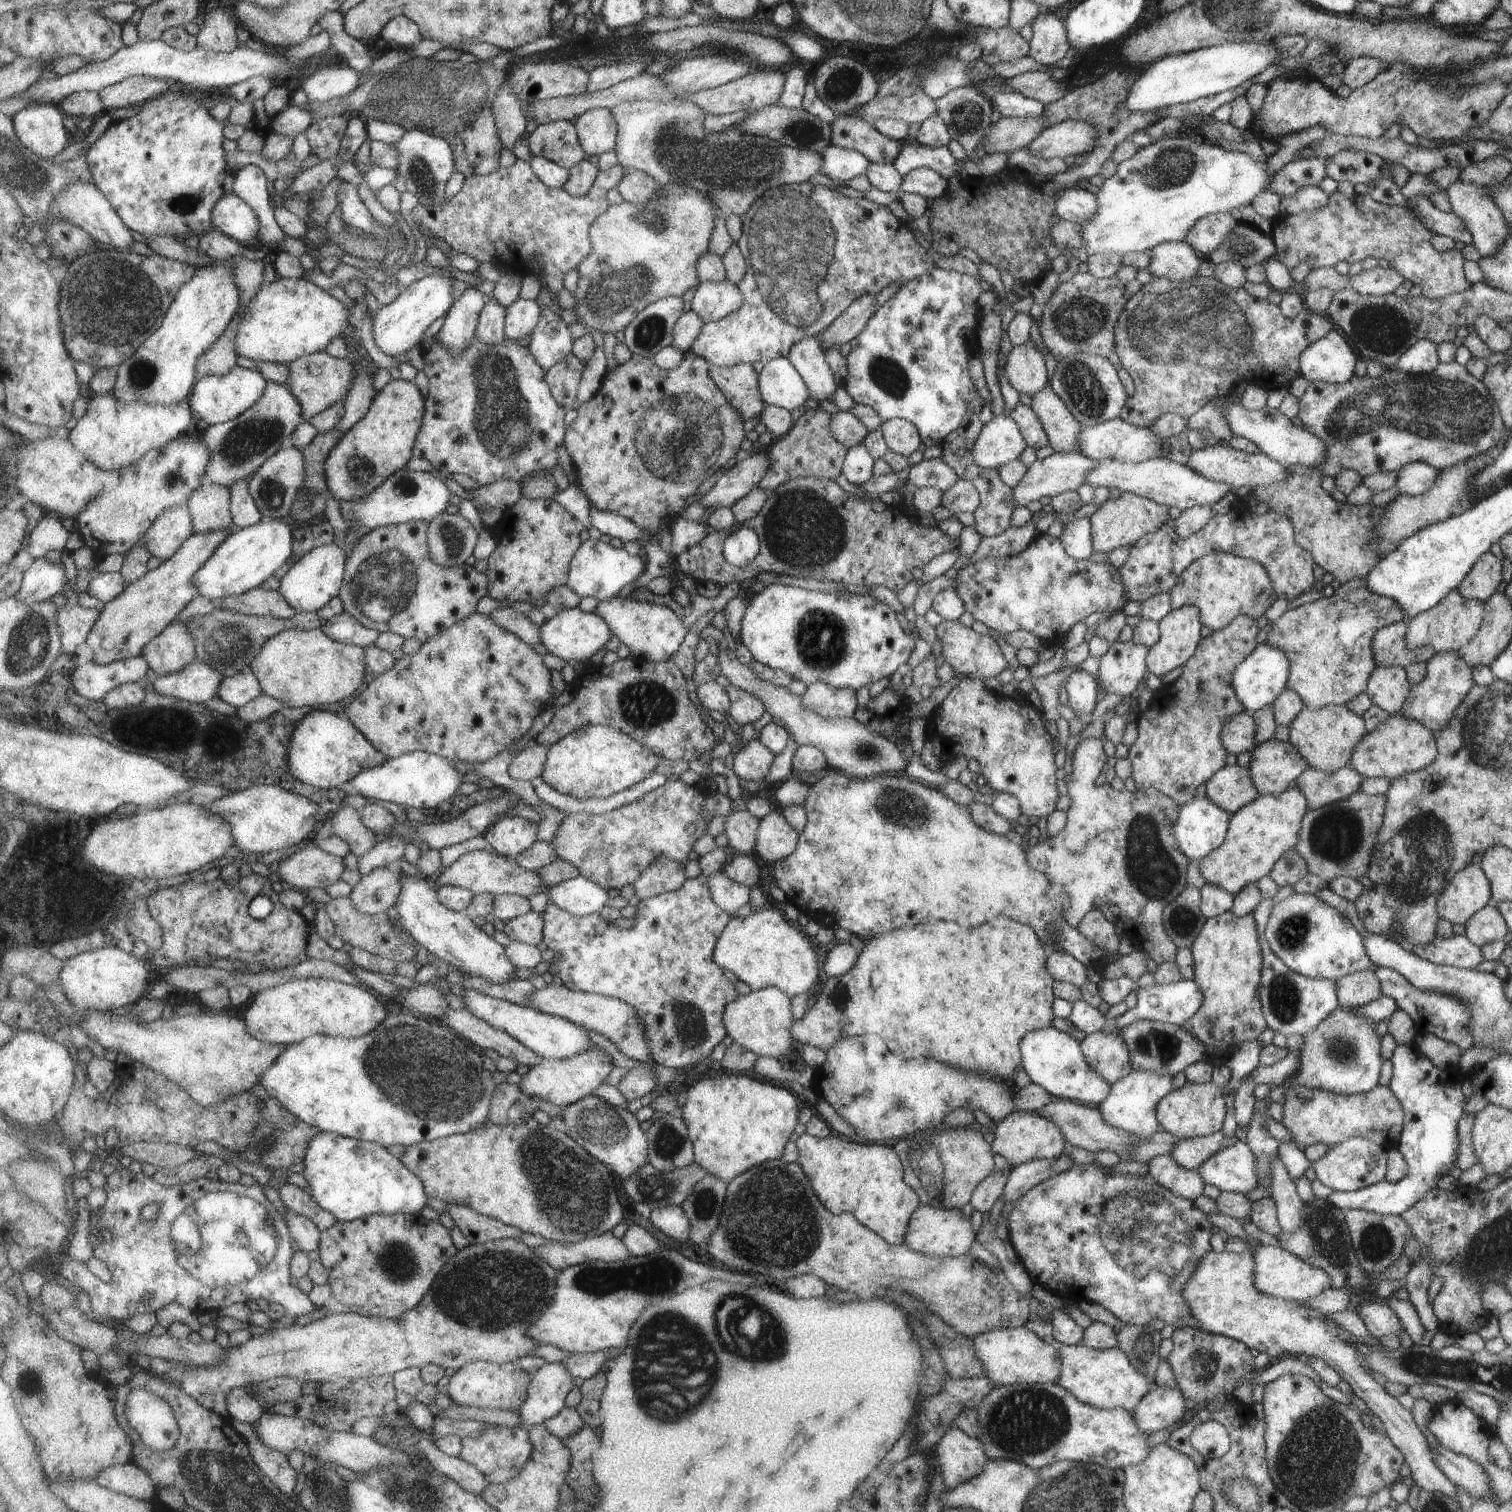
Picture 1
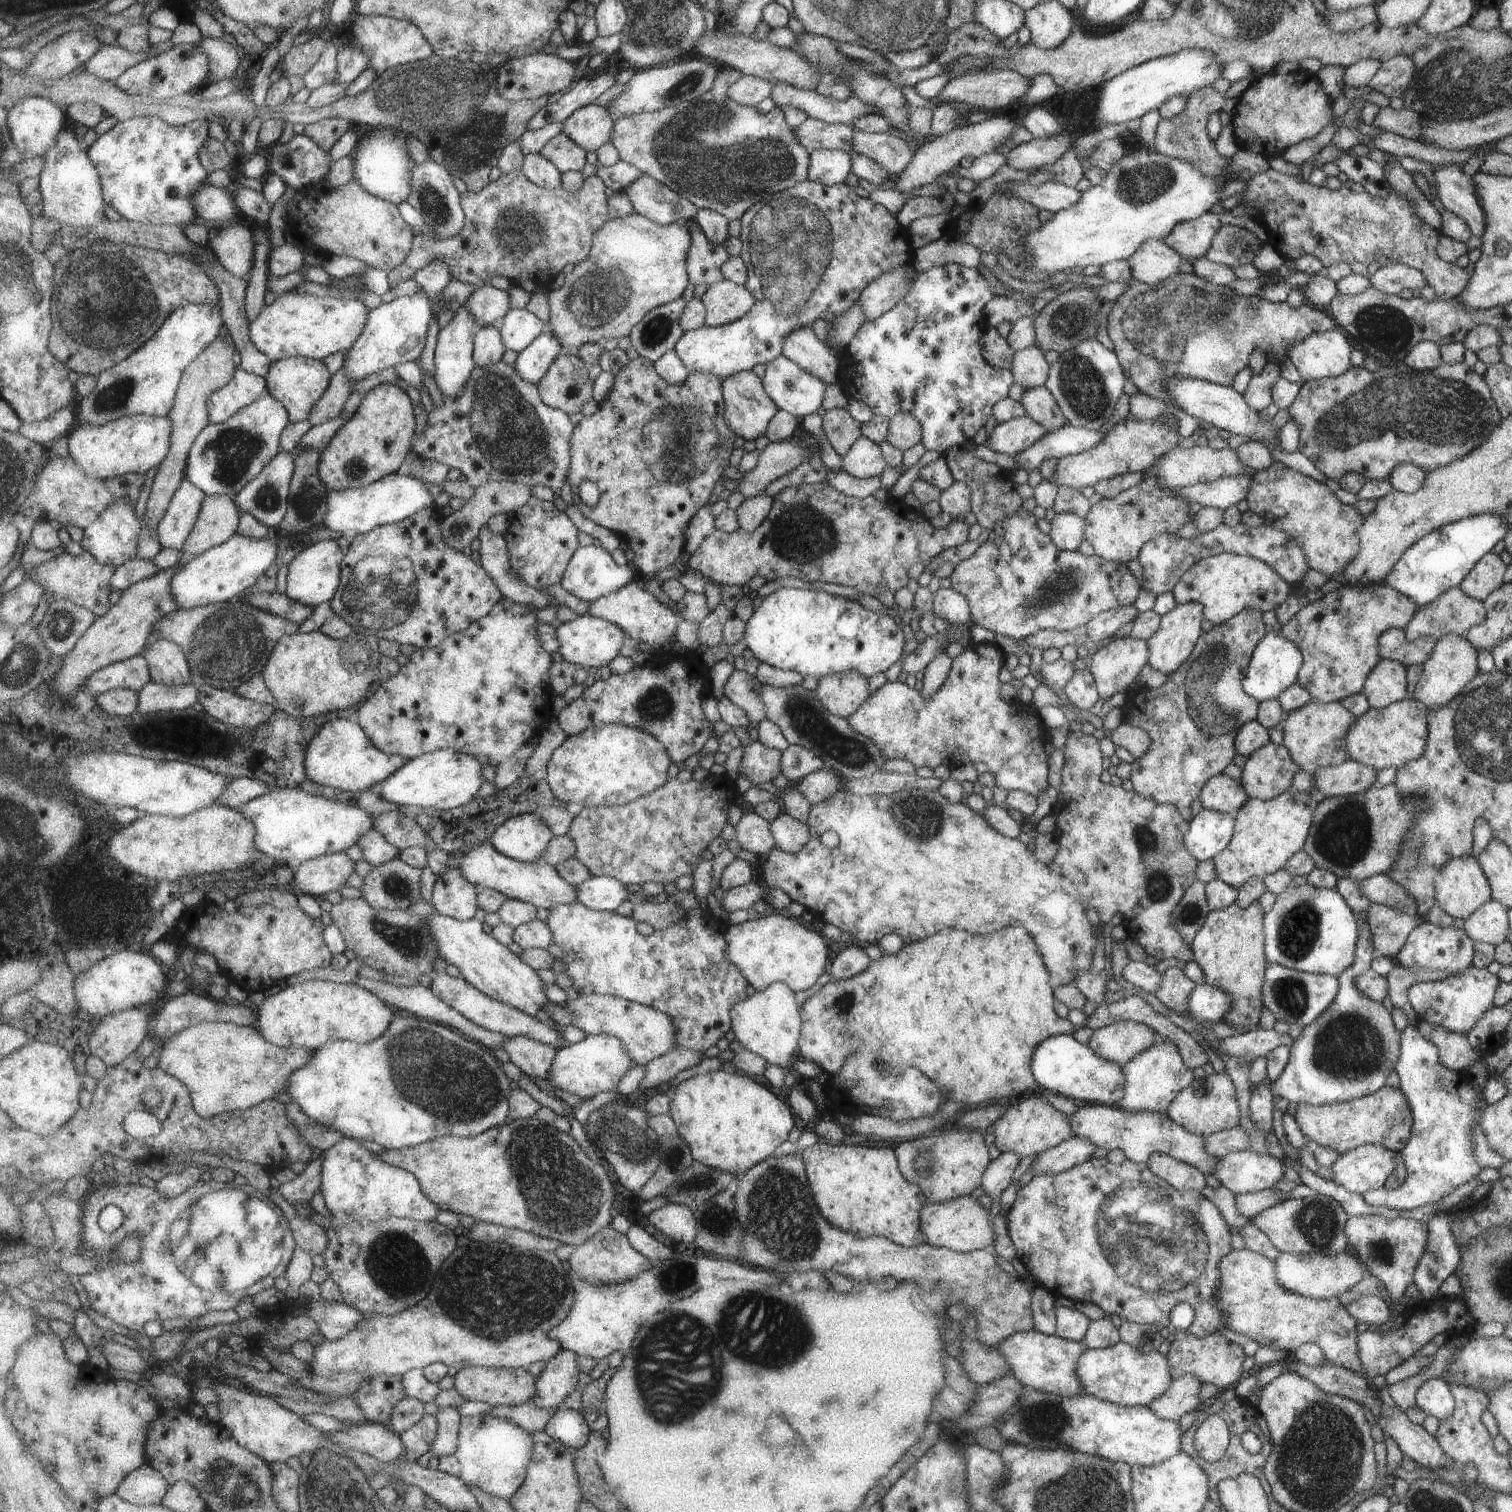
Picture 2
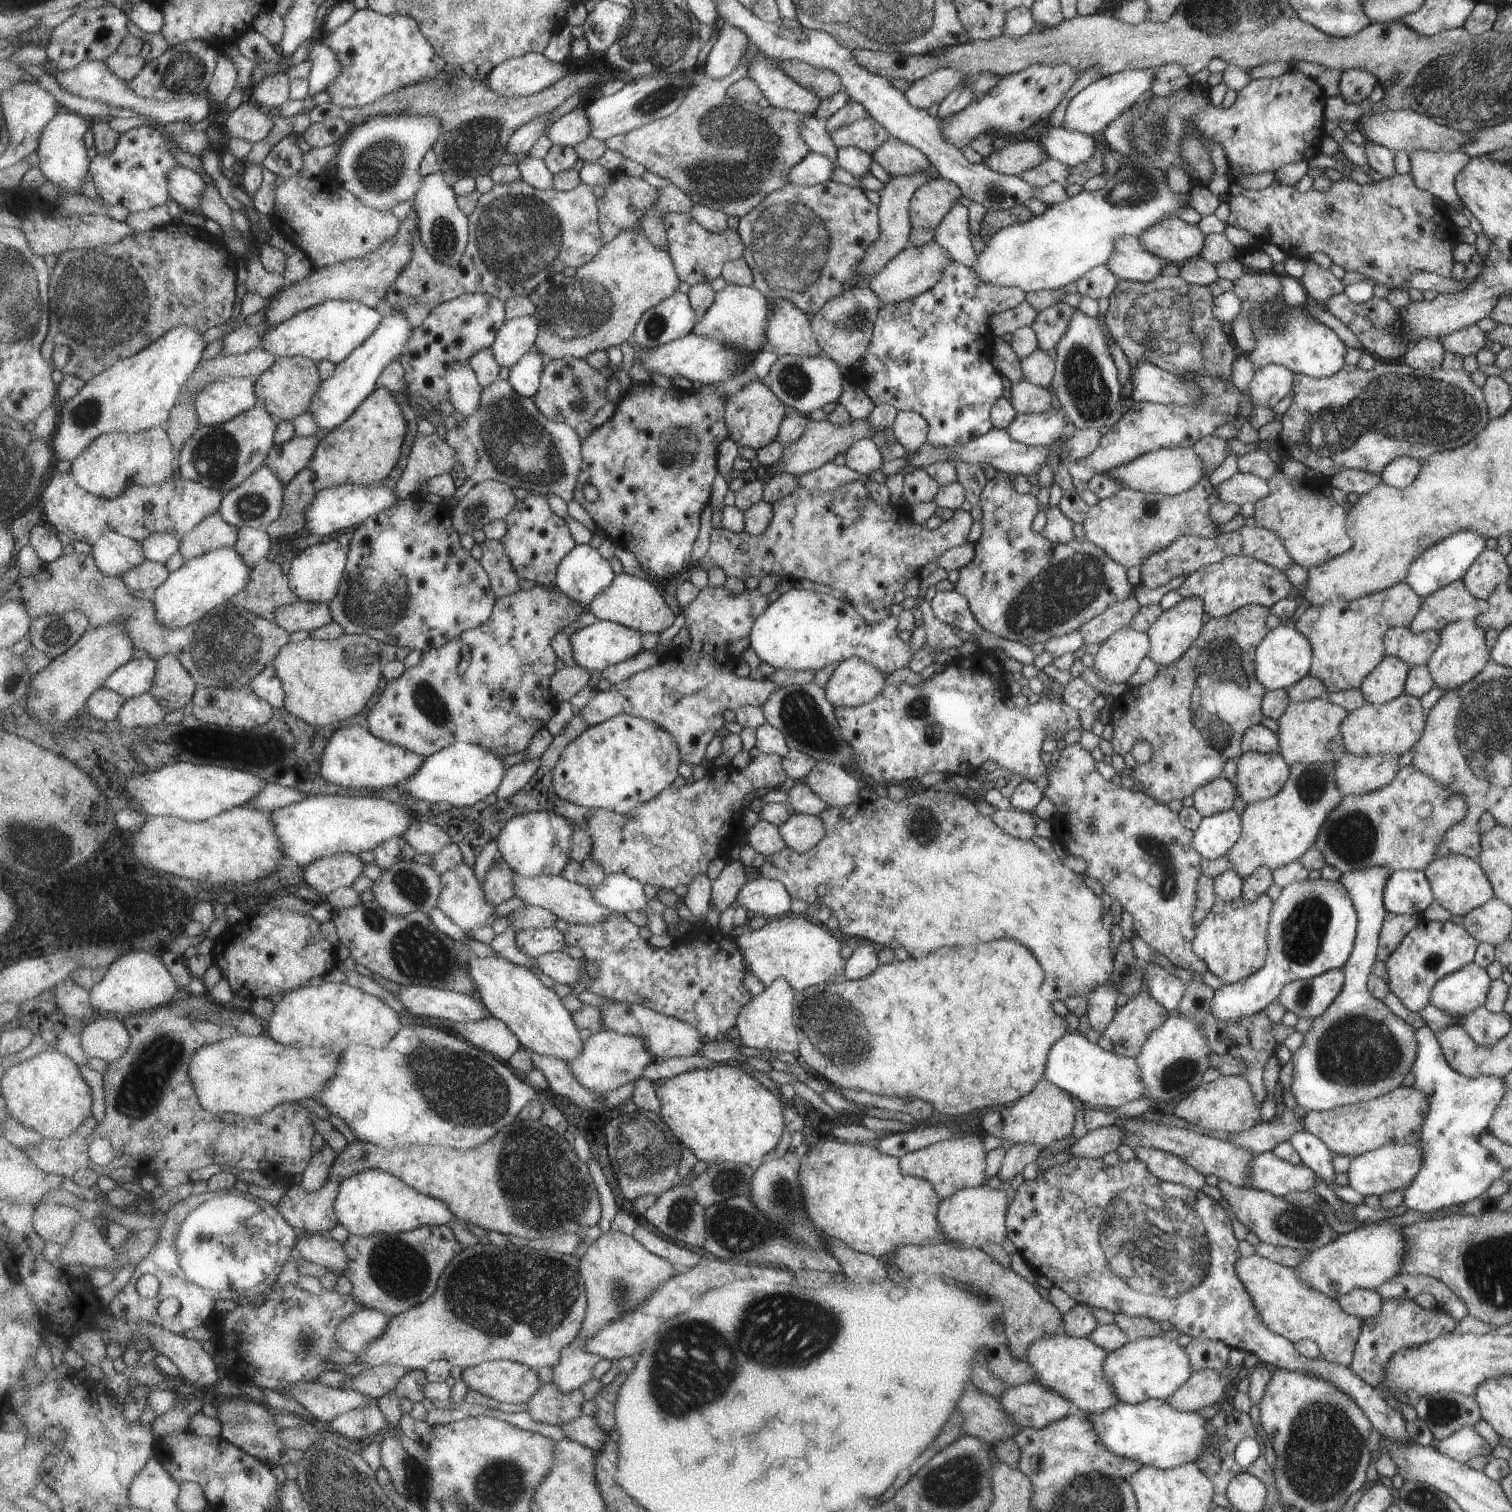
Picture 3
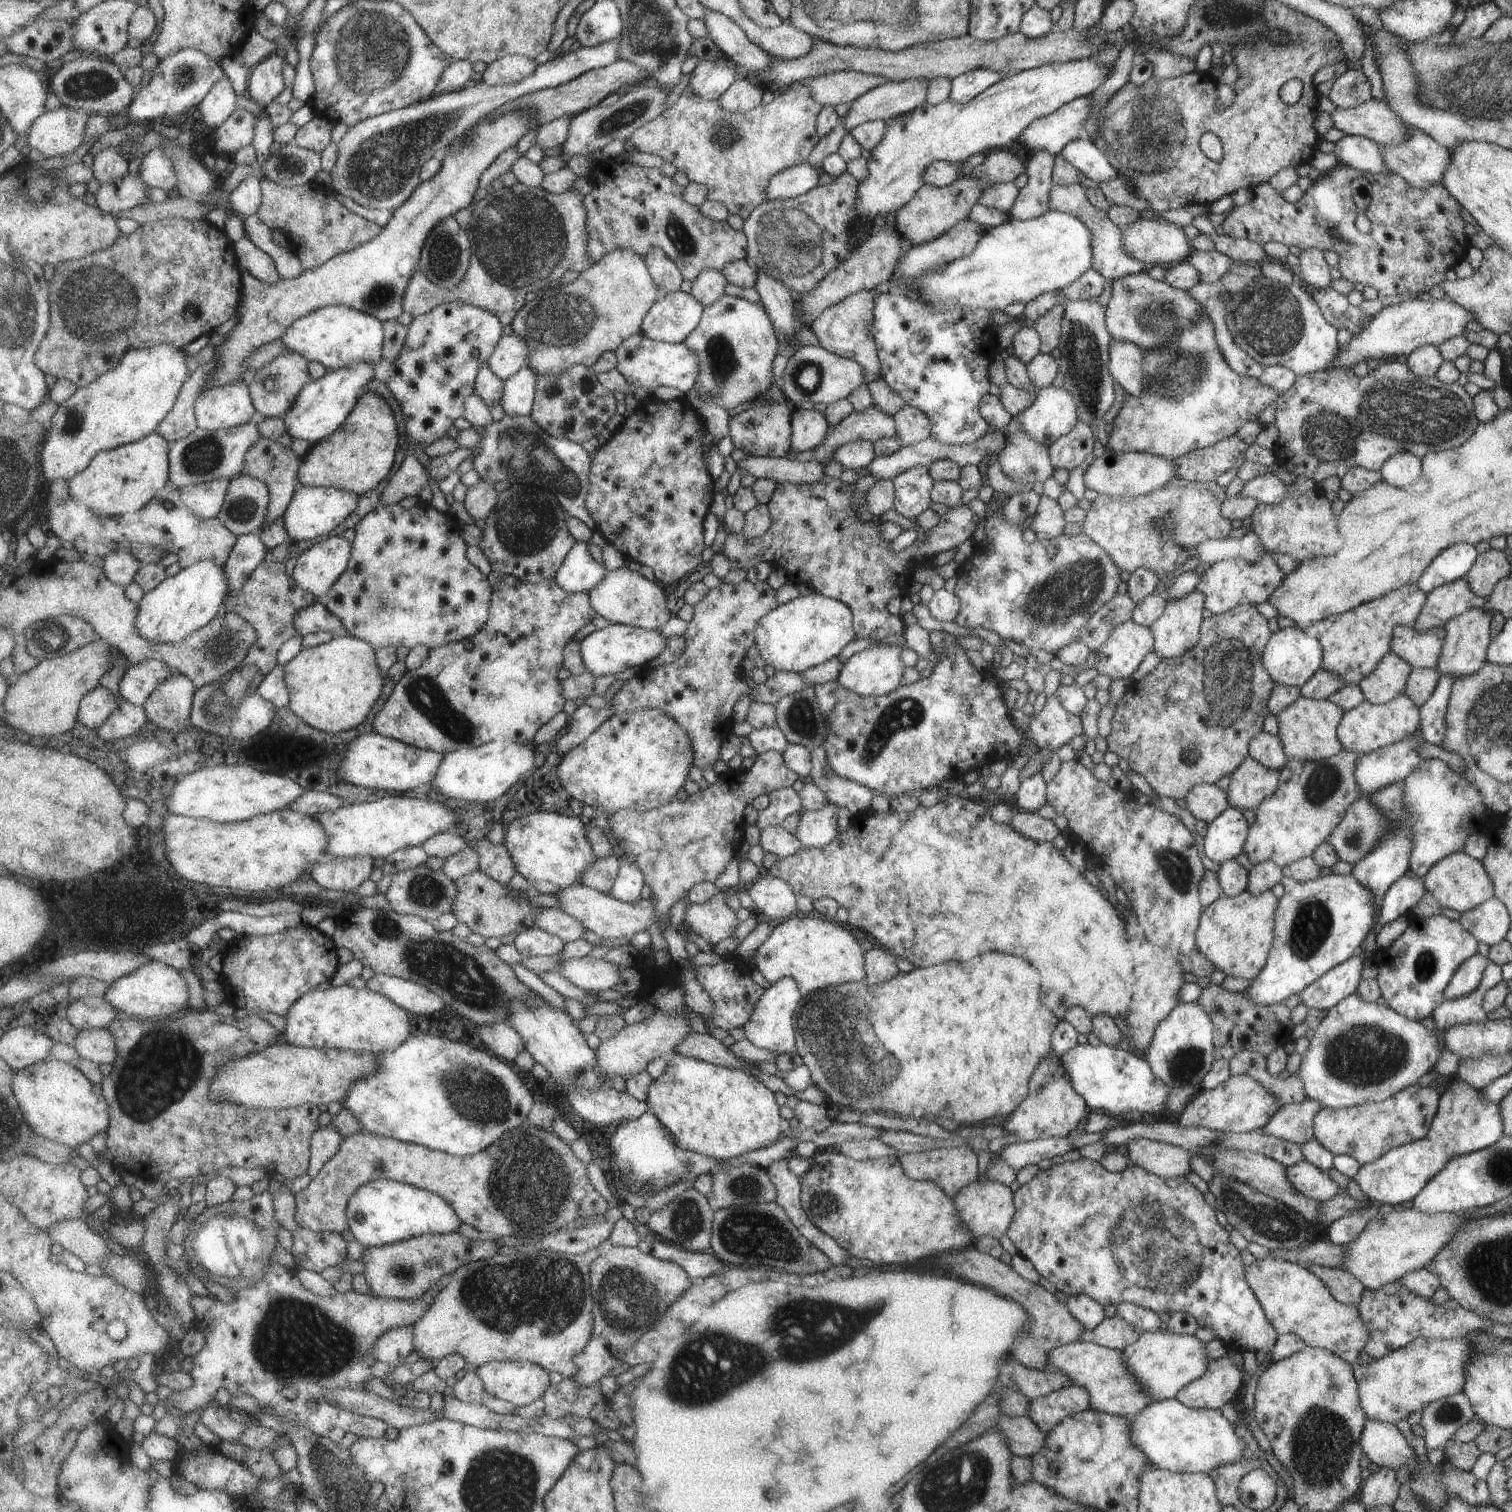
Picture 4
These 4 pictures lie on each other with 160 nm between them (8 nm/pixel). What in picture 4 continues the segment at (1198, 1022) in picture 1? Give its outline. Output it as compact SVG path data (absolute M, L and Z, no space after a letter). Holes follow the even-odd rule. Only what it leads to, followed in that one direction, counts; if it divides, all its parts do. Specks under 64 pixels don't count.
M1270 889L1256 895L1249 891L1232 897L1219 895L1201 914L1198 932L1194 934L1198 951L1226 976L1253 979L1266 964L1273 948L1279 899Z

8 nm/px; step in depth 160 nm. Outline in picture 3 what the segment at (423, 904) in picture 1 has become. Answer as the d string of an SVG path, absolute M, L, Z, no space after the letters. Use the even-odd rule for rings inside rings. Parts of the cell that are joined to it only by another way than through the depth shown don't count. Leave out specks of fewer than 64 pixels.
M470 951L469 970L475 979L478 991L490 1014L506 1022L522 1042L522 1046L540 1055L557 1057L567 1062L576 1059L583 1052L584 1042L579 1036L579 1027L574 1014L565 1008L561 997L552 989L547 988L527 968L499 956L479 958Z

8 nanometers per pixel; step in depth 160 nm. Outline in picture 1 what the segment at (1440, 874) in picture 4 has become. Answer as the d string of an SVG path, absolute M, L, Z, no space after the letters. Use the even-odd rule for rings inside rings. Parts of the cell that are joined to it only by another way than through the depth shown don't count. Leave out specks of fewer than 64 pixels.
M1470 863L1459 869L1453 878L1447 882L1442 894L1436 898L1436 913L1439 919L1448 920L1451 924L1464 924L1482 906L1489 904L1490 881L1483 874L1479 864Z

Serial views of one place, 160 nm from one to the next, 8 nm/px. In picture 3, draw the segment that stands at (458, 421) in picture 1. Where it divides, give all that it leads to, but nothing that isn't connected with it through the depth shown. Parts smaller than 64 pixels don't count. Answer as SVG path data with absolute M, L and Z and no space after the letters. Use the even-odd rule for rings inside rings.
M497 379L491 386L485 387L481 408L447 432L445 440L454 448L455 459L464 466L463 474L474 484L492 480L539 495L555 494L567 503L575 498L583 466L582 439L575 432L575 427L548 419L537 406L534 397L520 395L508 380Z

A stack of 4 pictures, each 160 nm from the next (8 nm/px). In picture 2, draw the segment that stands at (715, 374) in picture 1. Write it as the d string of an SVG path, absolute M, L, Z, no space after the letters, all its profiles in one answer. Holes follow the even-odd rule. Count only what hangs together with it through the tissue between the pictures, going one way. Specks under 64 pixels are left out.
M741 371L723 381L724 397L726 398L726 419L737 436L743 440L757 440L766 432L766 426L774 418L779 409L766 393L762 379L753 371Z

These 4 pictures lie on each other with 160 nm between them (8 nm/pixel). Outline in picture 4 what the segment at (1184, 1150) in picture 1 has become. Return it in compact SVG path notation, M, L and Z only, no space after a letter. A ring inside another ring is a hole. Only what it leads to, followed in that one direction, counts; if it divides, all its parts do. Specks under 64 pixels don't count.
M1309 1098L1300 1103L1287 1103L1260 1131L1264 1135L1302 1145L1314 1138L1314 1118L1322 1107L1320 1102Z

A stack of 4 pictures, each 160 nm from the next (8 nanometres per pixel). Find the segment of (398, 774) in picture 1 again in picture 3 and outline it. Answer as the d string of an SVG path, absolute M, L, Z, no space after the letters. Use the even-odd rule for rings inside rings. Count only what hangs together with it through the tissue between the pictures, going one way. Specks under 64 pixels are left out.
M458 742L426 758L423 766L407 781L405 791L413 798L427 802L447 802L454 807L473 806L497 792L507 774L501 755L481 745Z

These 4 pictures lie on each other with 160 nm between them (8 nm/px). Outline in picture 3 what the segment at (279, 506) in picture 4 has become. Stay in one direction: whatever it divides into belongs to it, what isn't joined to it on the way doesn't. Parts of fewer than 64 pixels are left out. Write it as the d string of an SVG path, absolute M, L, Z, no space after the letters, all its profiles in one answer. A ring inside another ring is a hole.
M314 435L308 437L295 436L285 444L274 444L267 455L264 465L278 472L286 486L308 466L311 458L315 456L319 438Z

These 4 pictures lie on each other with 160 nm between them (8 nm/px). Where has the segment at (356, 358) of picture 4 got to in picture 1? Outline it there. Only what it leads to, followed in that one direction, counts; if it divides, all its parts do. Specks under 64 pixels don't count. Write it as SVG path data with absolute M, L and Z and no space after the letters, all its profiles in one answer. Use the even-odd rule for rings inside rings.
M279 277L273 283L264 282L261 292L248 305L236 336L236 349L240 356L249 357L257 362L271 361L287 365L295 359L313 353L326 351L331 341L343 336L350 324L351 311L347 302L333 298L328 291L307 279Z

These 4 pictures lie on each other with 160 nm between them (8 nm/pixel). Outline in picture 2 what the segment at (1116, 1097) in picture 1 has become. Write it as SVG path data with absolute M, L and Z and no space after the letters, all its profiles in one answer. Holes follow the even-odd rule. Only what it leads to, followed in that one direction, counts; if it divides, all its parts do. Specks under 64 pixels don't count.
M1156 1039L1147 1049L1139 1053L1138 1056L1130 1058L1122 1067L1122 1074L1126 1078L1126 1088L1123 1096L1115 1106L1128 1111L1151 1111L1165 1113L1166 1108L1178 1092L1190 1085L1194 1074L1191 1069L1185 1067L1177 1047L1169 1041Z

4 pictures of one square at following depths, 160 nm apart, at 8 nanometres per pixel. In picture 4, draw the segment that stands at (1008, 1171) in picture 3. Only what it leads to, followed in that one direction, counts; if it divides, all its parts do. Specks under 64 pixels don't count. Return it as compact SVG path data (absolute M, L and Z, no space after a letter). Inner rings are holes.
M1049 1137L1035 1139L1034 1141L1021 1141L1005 1145L1000 1157L1011 1167L1018 1171L1026 1164L1035 1166L1043 1158L1053 1158L1073 1149L1067 1137Z

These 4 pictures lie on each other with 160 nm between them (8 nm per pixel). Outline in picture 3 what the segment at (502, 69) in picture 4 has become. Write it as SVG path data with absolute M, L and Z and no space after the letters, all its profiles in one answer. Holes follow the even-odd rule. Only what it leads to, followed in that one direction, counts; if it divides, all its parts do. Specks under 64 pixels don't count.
M527 53L498 64L485 79L500 95L526 97L549 88L568 72L567 63L553 62L541 53Z

